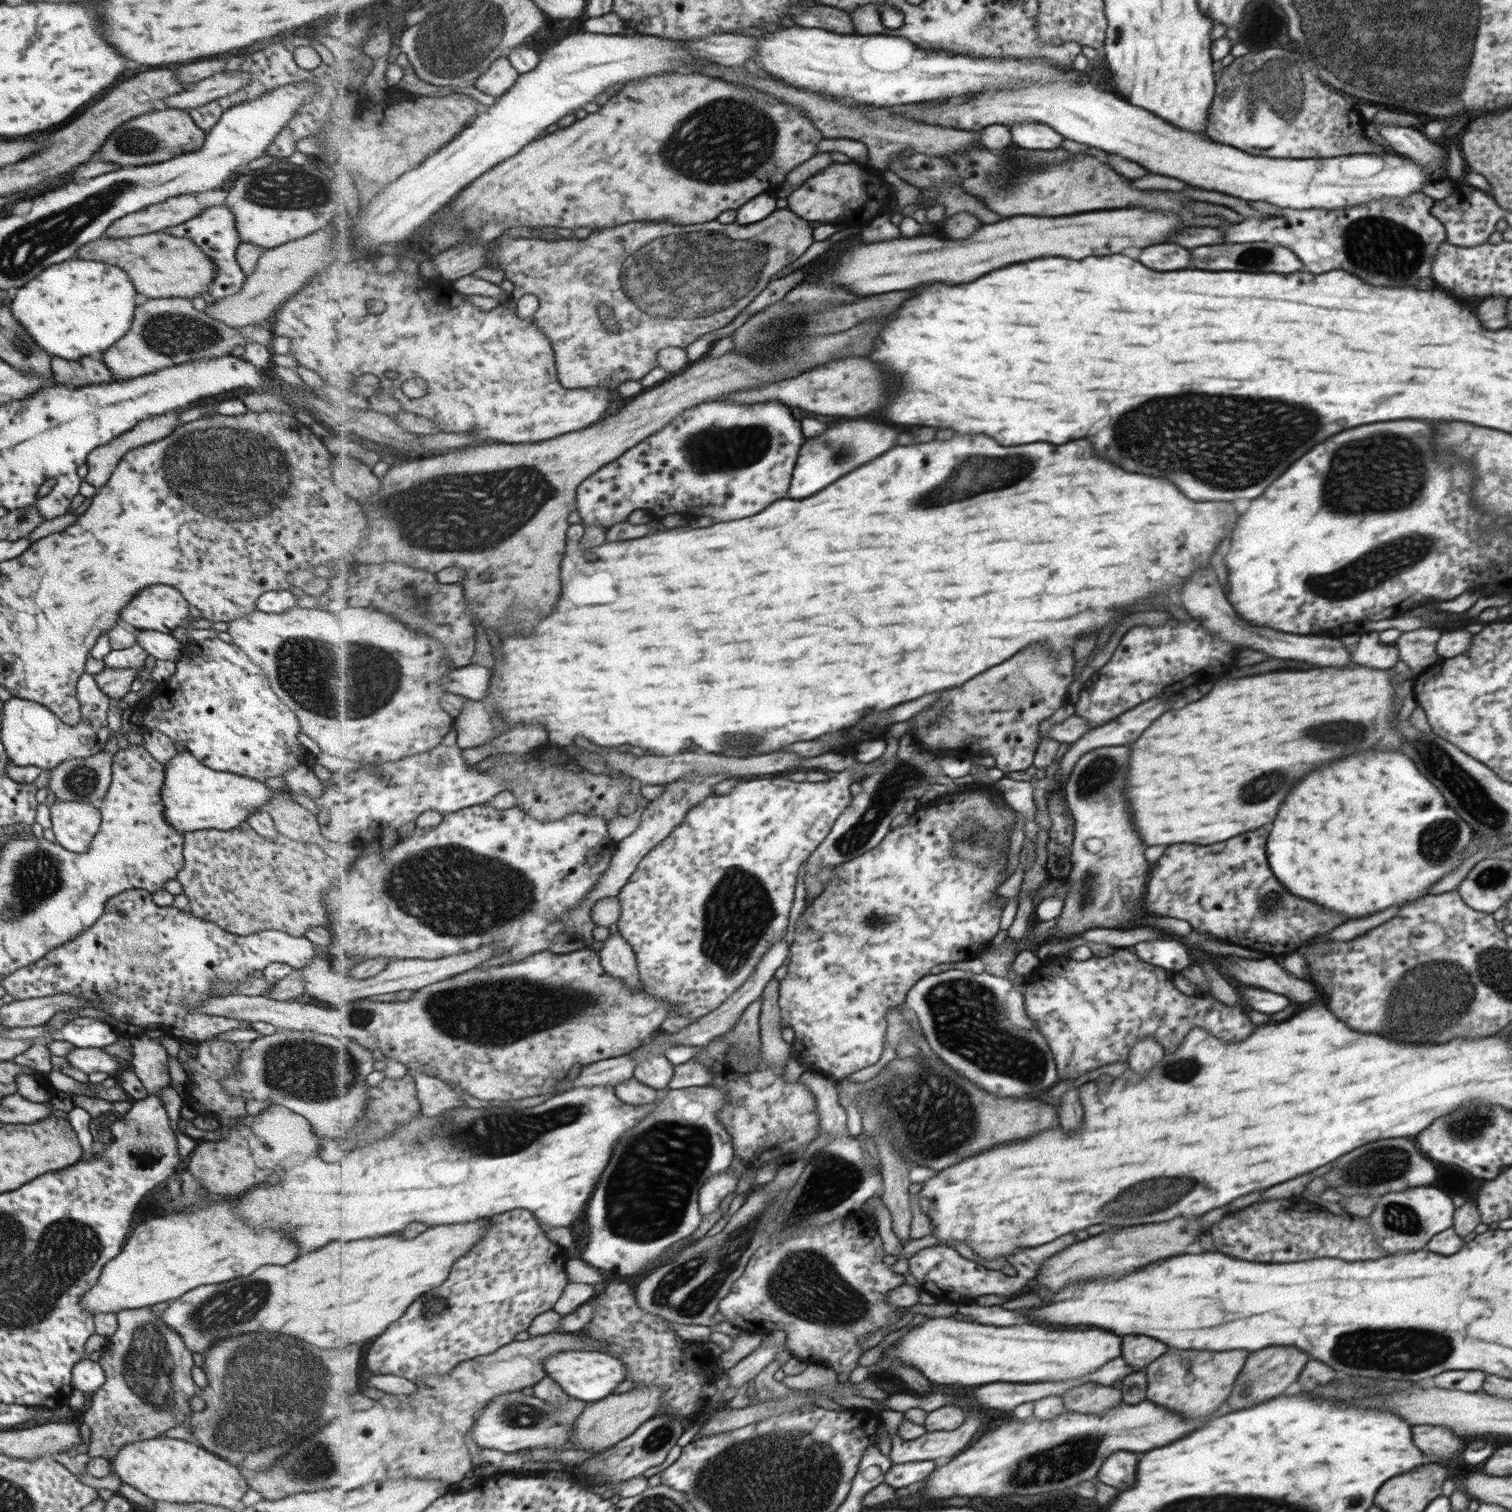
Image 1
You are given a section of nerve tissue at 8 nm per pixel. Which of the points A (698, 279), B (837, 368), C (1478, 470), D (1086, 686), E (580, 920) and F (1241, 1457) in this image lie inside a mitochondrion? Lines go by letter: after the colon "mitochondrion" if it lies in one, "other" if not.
A: mitochondrion
B: other
C: other
D: other
E: other
F: other

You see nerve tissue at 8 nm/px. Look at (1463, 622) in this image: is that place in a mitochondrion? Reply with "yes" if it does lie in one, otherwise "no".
no

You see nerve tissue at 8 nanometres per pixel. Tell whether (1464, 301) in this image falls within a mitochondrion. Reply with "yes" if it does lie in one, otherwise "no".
no

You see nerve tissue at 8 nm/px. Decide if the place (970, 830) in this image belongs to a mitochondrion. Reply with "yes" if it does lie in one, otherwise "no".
yes

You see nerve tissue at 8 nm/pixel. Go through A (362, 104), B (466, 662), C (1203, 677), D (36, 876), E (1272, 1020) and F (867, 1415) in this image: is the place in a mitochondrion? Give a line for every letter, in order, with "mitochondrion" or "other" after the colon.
A: other
B: other
C: other
D: mitochondrion
E: other
F: other

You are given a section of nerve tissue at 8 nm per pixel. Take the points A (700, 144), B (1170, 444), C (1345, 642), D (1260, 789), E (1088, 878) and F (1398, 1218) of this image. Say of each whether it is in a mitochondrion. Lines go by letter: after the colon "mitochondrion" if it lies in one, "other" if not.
A: mitochondrion
B: mitochondrion
C: other
D: mitochondrion
E: mitochondrion
F: mitochondrion

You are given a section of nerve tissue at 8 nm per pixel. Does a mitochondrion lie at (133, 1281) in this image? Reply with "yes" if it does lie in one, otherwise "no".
no

